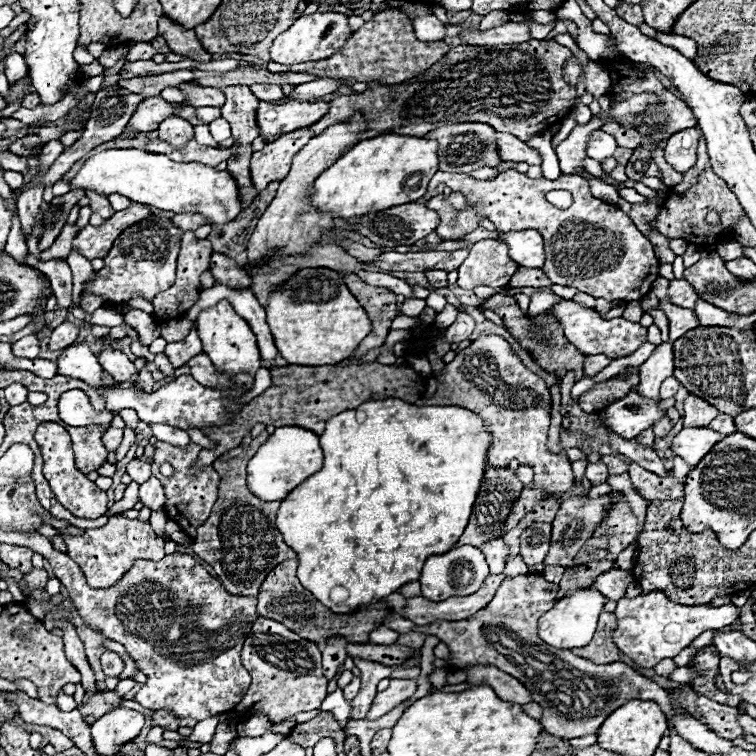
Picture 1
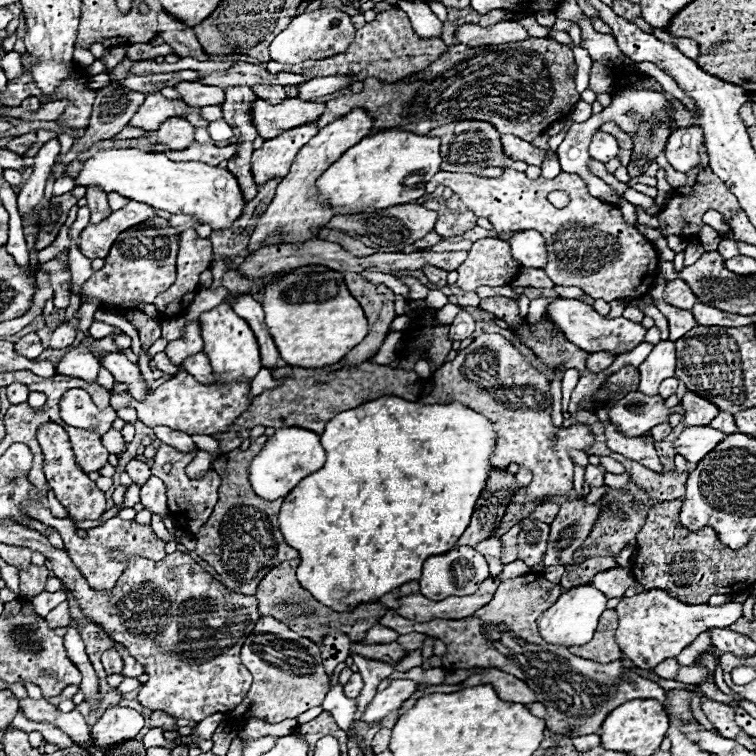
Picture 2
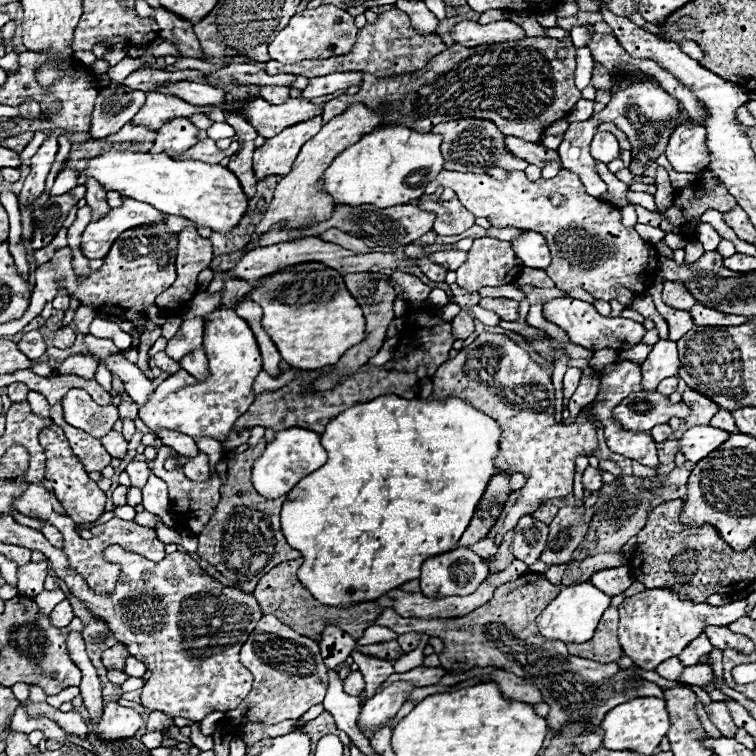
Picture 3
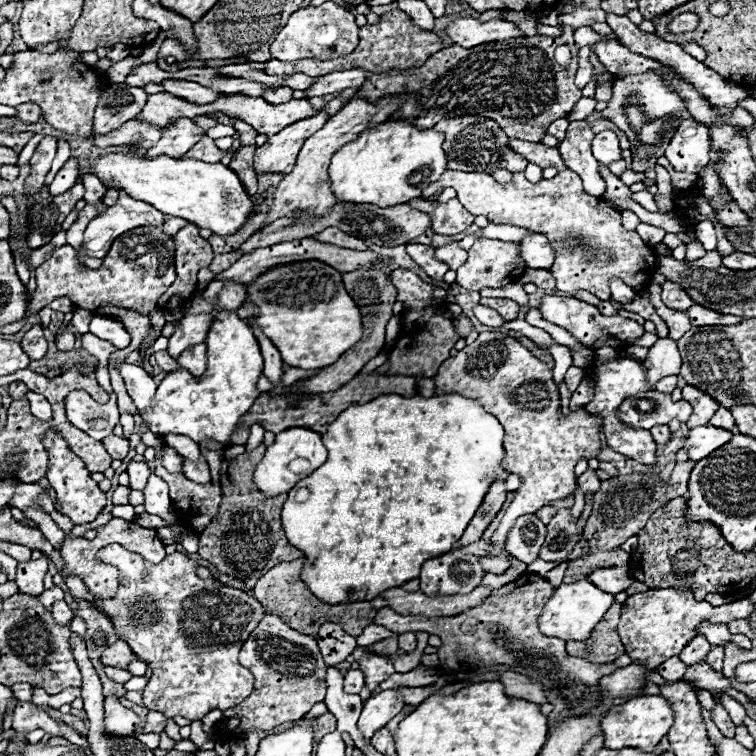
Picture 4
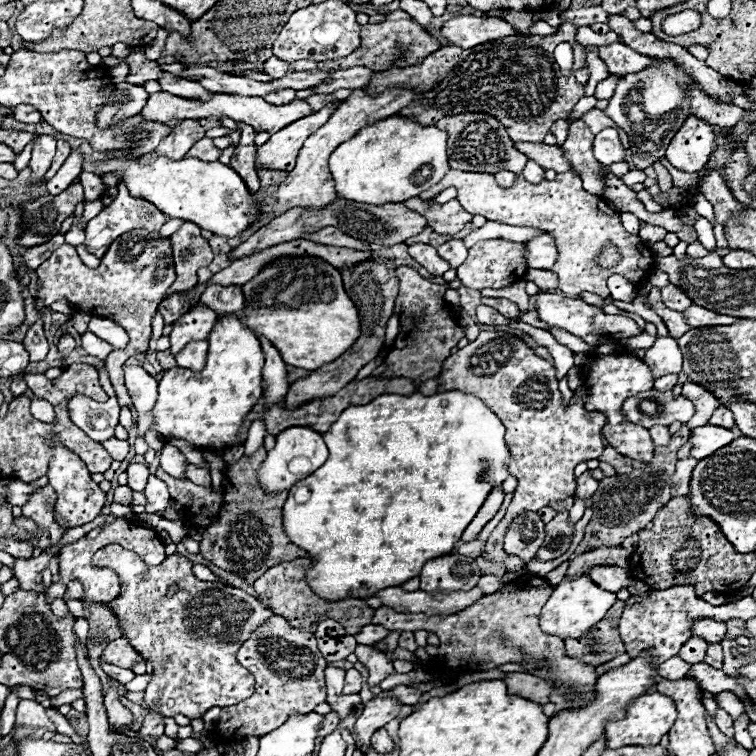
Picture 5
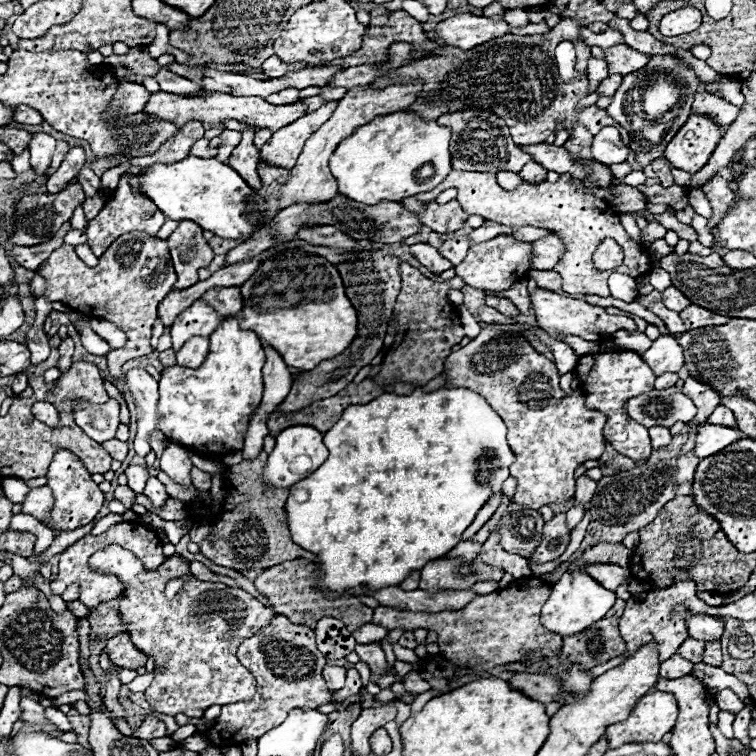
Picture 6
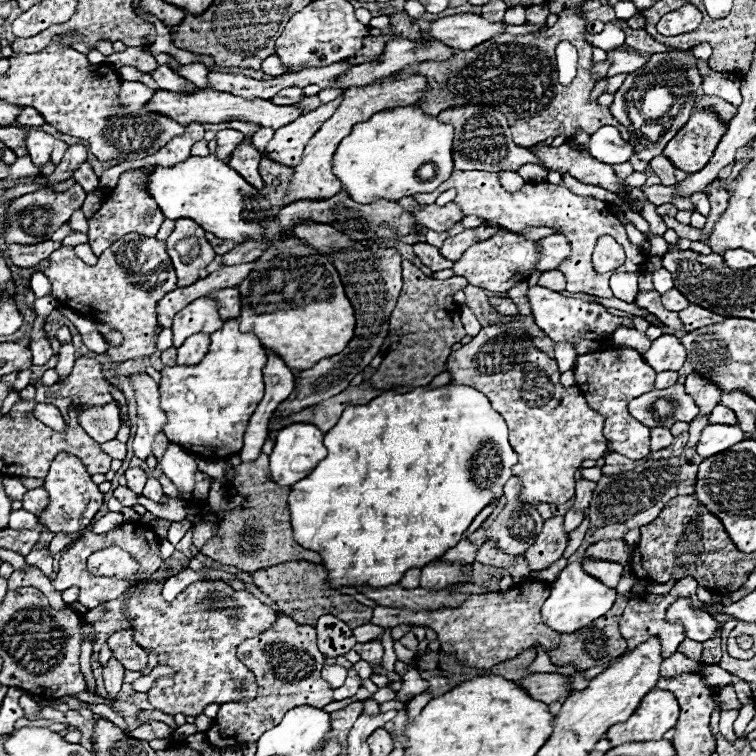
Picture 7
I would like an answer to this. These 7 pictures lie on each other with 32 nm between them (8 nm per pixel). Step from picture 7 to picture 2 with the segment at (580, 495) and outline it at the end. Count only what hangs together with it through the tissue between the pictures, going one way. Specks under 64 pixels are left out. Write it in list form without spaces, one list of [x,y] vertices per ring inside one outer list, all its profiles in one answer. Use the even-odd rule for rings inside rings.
[[[588,464],[584,478],[586,478],[586,482],[590,484],[590,488],[598,488],[598,486],[604,484],[604,474],[606,474],[606,468],[604,468],[604,466],[600,466],[600,464],[598,464],[598,466]]]

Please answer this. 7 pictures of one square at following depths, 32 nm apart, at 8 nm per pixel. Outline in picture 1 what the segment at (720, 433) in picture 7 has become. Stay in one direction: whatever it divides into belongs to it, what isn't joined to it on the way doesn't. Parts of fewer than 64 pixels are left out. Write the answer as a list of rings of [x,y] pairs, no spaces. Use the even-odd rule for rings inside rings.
[[[682,428],[672,440],[672,452],[688,466],[696,466],[724,436],[710,428]]]

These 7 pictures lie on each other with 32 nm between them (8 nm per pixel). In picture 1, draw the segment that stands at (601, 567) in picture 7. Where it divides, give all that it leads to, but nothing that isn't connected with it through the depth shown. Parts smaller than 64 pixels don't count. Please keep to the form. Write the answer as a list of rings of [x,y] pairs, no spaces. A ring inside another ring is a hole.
[[[612,568],[596,578],[594,588],[608,600],[620,600],[626,594],[626,588],[630,582],[632,582],[632,576],[628,576],[626,570]]]

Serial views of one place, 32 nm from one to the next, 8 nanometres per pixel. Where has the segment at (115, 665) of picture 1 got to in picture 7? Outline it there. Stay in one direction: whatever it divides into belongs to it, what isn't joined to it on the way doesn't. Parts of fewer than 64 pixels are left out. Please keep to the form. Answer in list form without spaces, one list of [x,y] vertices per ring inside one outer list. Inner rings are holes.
[[[118,630],[108,638],[112,656],[124,664],[126,670],[142,670],[148,664],[148,652],[132,640],[132,630]]]

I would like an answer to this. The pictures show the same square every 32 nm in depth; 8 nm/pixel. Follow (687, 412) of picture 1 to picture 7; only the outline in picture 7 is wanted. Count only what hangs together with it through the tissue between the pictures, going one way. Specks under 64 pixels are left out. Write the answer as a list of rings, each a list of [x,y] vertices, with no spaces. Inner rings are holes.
[[[688,374],[684,388],[694,398],[696,406],[700,408],[698,416],[708,416],[712,412],[712,408],[720,402],[720,394],[722,394],[720,388],[698,374]]]

